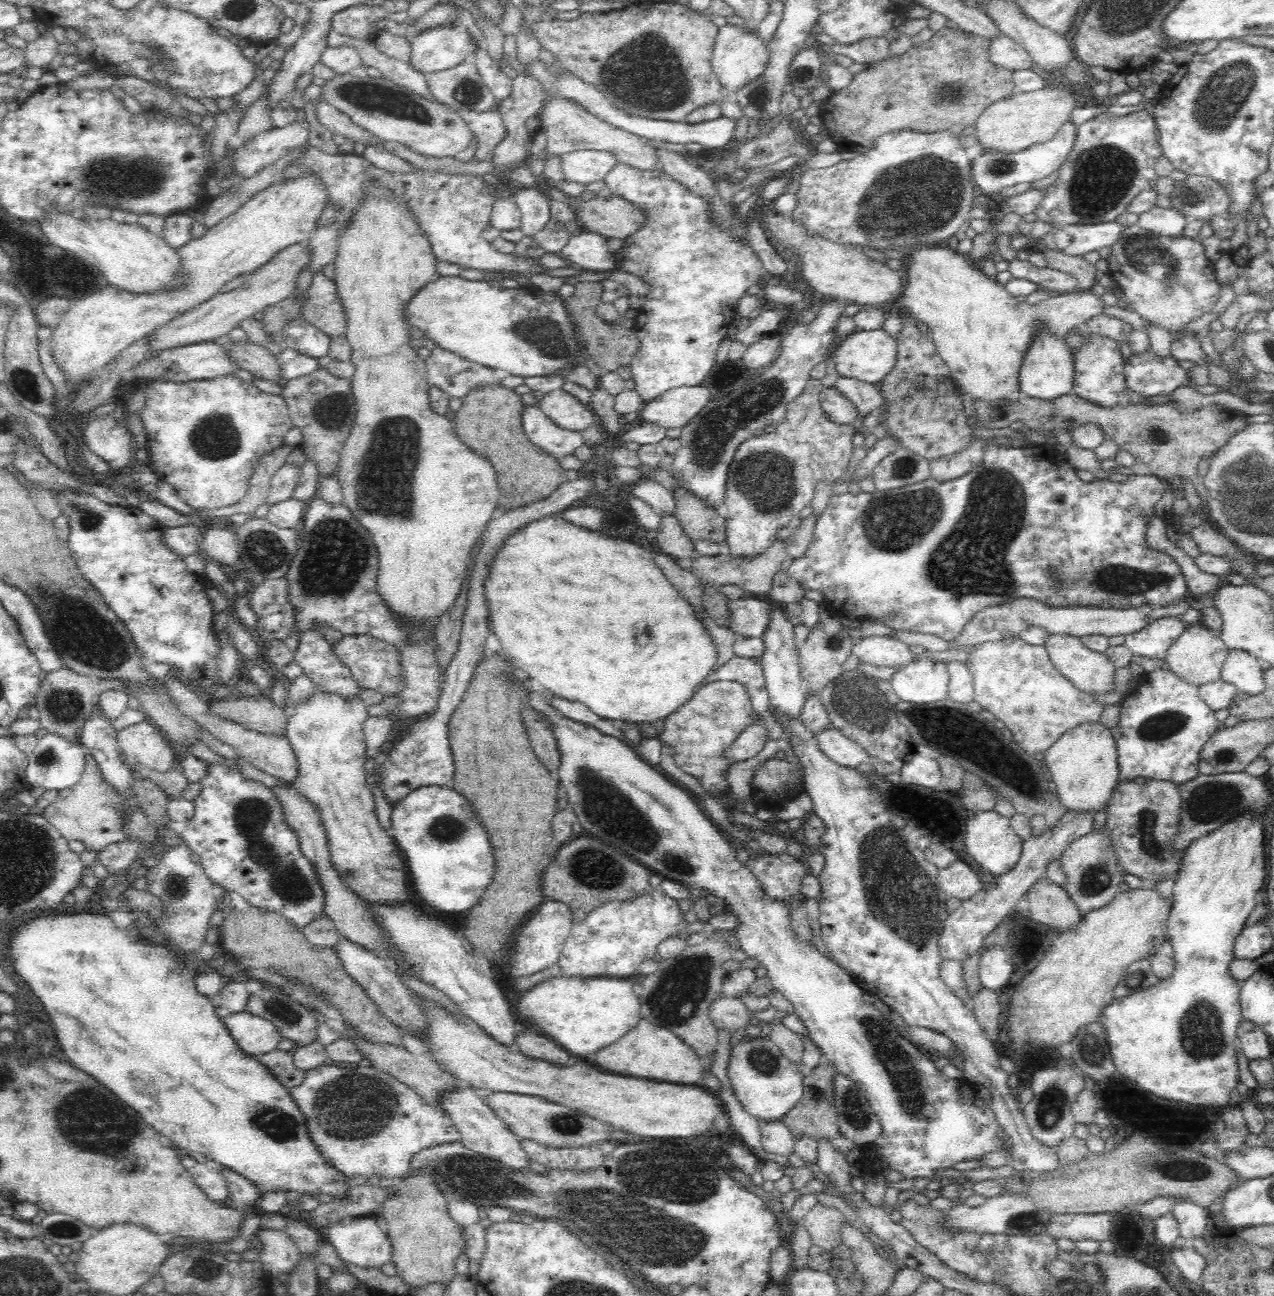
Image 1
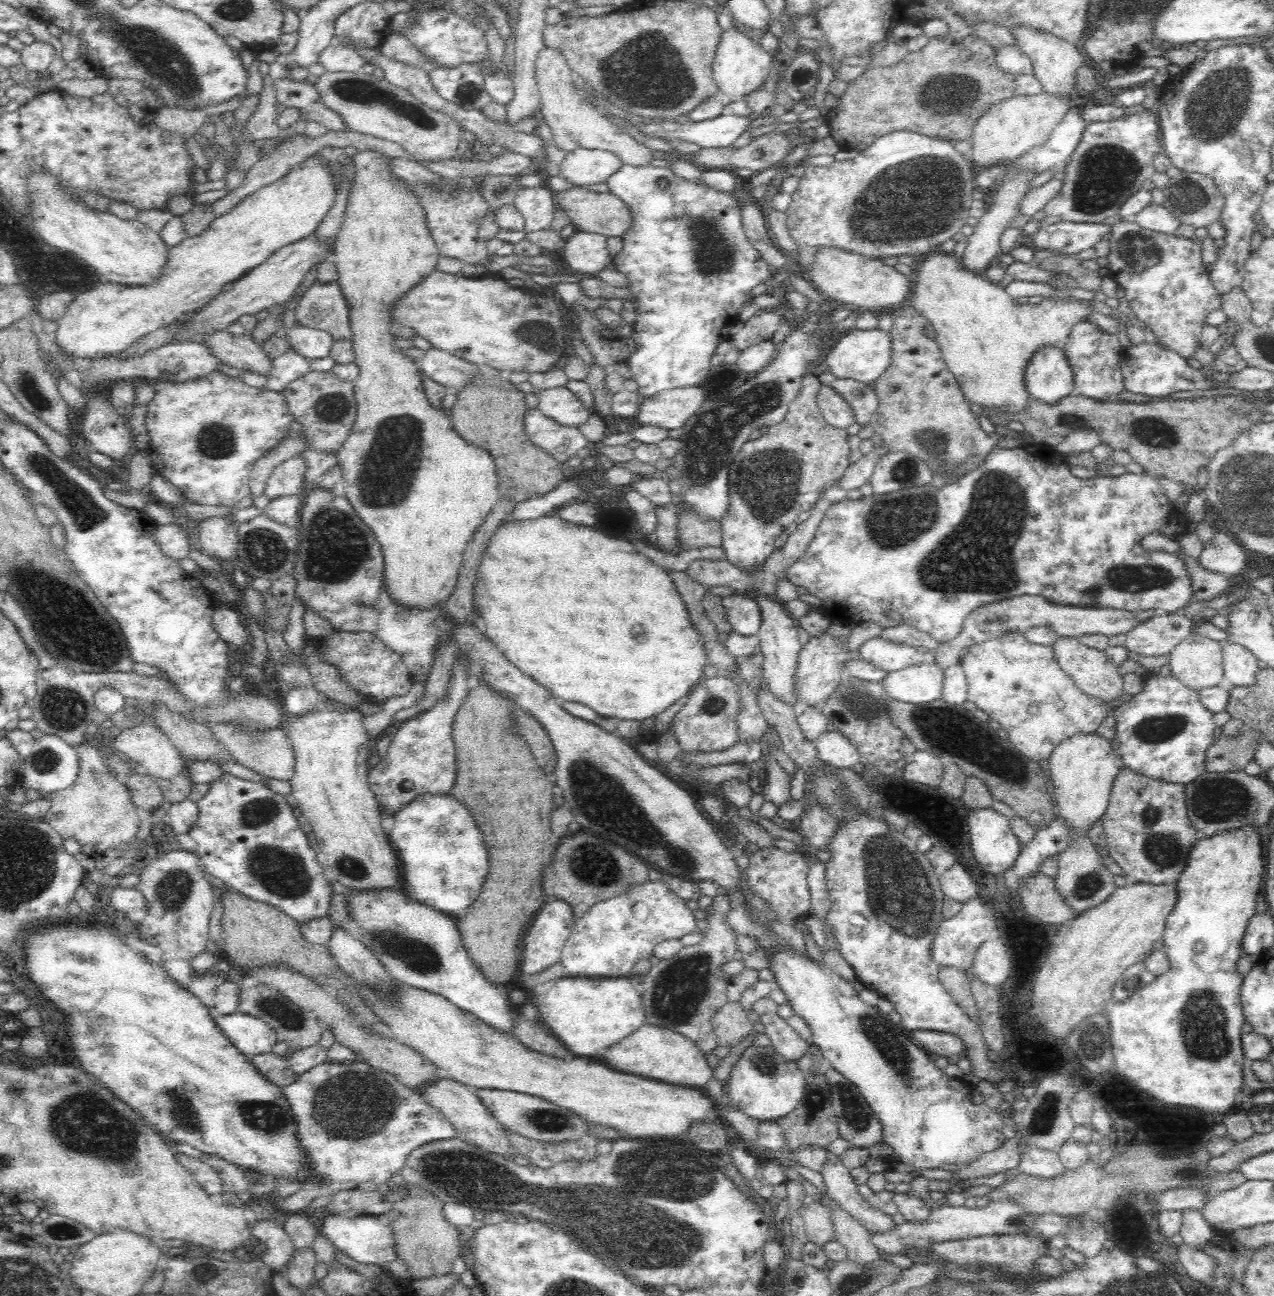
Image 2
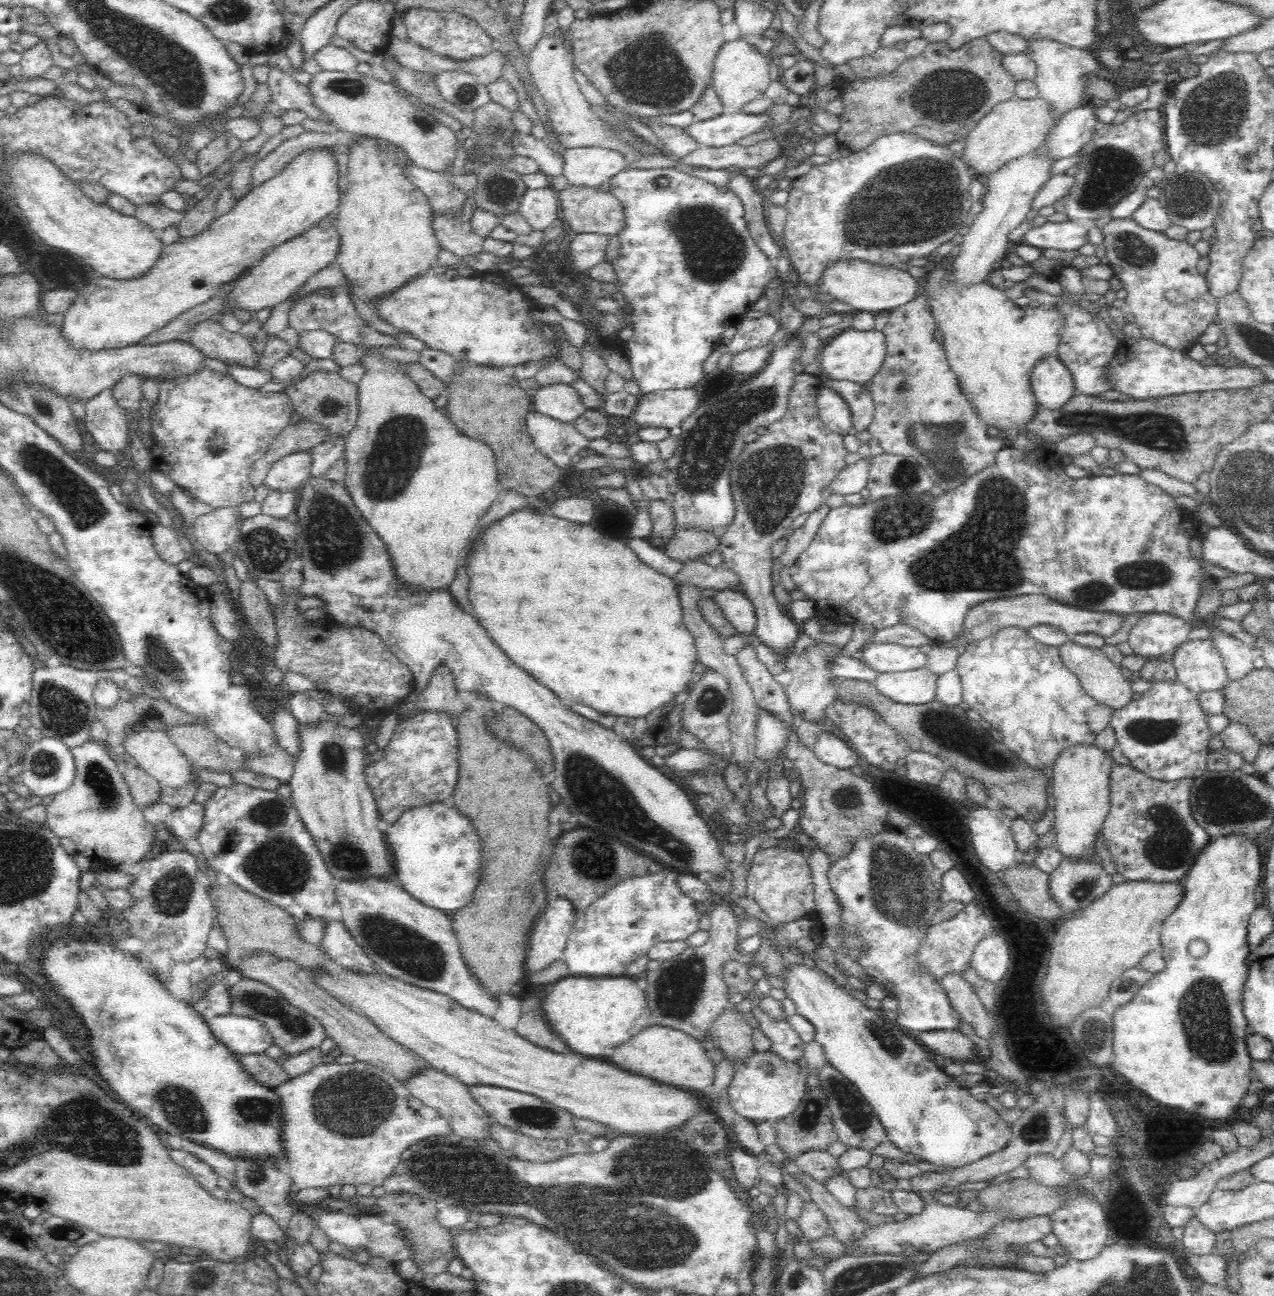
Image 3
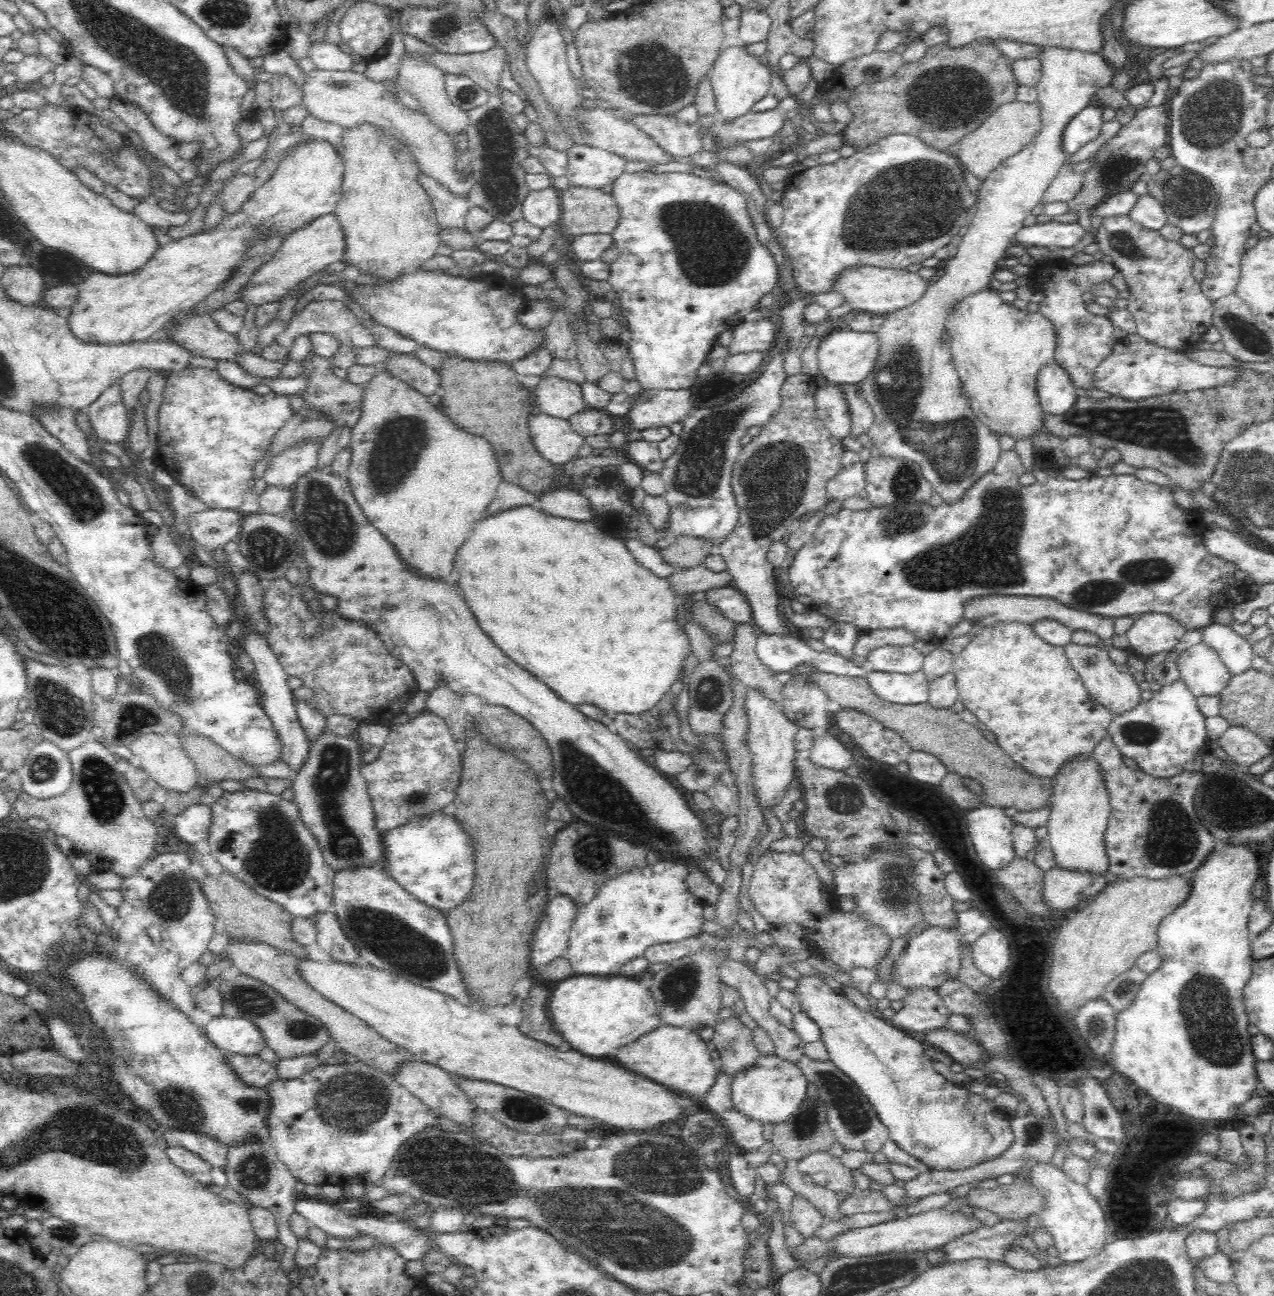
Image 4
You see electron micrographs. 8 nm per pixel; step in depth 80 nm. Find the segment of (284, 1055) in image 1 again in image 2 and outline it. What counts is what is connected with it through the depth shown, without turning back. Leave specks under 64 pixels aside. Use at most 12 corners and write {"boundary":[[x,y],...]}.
{"boundary":[[271,1052],[247,1060],[260,1075],[281,1088],[298,1076],[285,1058]]}

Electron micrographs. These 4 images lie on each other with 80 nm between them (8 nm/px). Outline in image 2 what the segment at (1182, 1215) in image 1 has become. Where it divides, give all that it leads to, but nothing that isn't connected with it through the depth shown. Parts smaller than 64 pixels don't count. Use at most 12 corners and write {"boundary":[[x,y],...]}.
{"boundary":[[1183,1209],[1183,1245],[1205,1251],[1213,1230],[1200,1209]]}

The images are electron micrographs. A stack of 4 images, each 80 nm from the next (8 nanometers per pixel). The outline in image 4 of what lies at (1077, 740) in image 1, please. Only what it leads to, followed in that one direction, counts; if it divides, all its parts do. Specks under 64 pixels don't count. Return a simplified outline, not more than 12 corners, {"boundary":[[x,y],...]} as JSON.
{"boundary":[[1093,757],[1060,770],[1045,839],[1054,867],[1110,883],[1111,807]]}

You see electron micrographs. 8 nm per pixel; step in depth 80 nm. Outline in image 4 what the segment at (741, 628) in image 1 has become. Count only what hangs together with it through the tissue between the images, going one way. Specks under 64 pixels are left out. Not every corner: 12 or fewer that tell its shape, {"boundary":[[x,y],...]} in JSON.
{"boundary":[[732,586],[706,590],[705,600],[736,624],[752,620],[741,592]]}

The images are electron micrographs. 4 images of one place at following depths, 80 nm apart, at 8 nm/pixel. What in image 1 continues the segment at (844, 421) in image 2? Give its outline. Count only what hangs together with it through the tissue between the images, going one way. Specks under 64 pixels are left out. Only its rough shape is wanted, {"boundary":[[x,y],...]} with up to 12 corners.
{"boundary":[[833,386],[820,390],[825,416],[852,425],[856,407]]}

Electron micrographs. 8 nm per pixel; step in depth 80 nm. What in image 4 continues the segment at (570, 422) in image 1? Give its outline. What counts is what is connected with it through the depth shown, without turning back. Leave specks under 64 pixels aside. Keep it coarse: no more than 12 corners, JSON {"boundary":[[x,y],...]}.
{"boundary":[[547,372],[535,411],[569,420],[587,407],[580,384]]}

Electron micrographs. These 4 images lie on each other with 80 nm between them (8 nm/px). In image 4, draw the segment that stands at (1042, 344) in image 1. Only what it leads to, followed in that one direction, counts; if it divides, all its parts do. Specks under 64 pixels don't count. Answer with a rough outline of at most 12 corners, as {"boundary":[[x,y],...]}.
{"boundary":[[1054,362],[1040,370],[1037,395],[1044,415],[1075,404],[1075,386]]}

